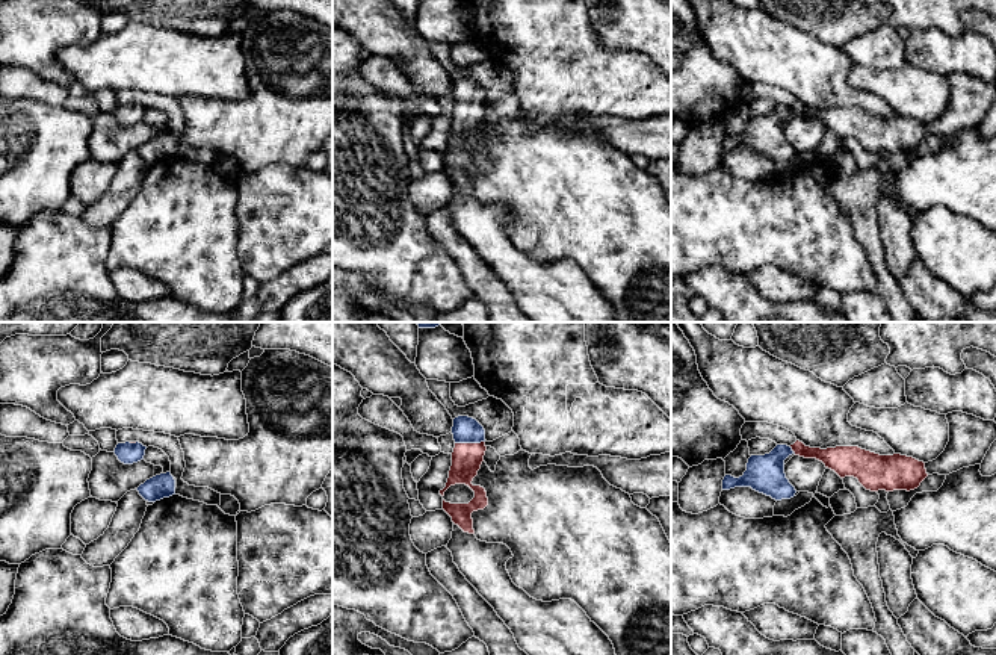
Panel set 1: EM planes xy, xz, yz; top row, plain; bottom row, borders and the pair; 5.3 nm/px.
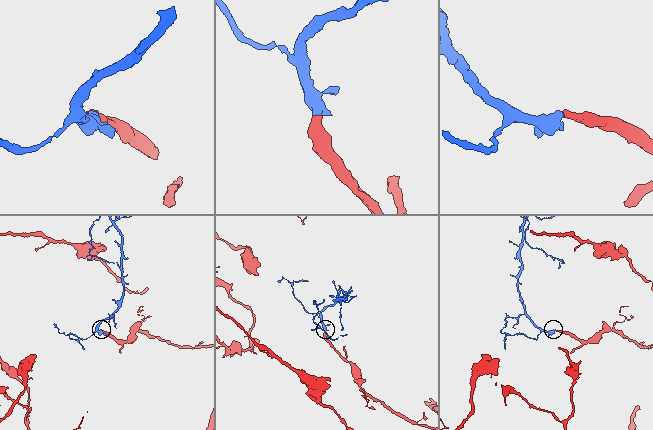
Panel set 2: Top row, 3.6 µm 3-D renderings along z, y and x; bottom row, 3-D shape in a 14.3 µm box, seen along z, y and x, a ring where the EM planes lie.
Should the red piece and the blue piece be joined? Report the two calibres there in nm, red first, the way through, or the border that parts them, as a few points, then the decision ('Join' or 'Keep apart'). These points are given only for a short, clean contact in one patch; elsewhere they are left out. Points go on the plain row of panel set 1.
Thickness 160 nm (red) against 140 nm. Path across: xz (467, 118), (469, 105), (466, 91). Join

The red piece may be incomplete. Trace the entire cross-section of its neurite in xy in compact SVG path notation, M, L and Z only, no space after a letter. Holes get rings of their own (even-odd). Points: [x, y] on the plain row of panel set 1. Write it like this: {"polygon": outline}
{"polygon": "M139 103L118 104L115 109L115 116L124 126L133 126L144 121L147 107Z"}

